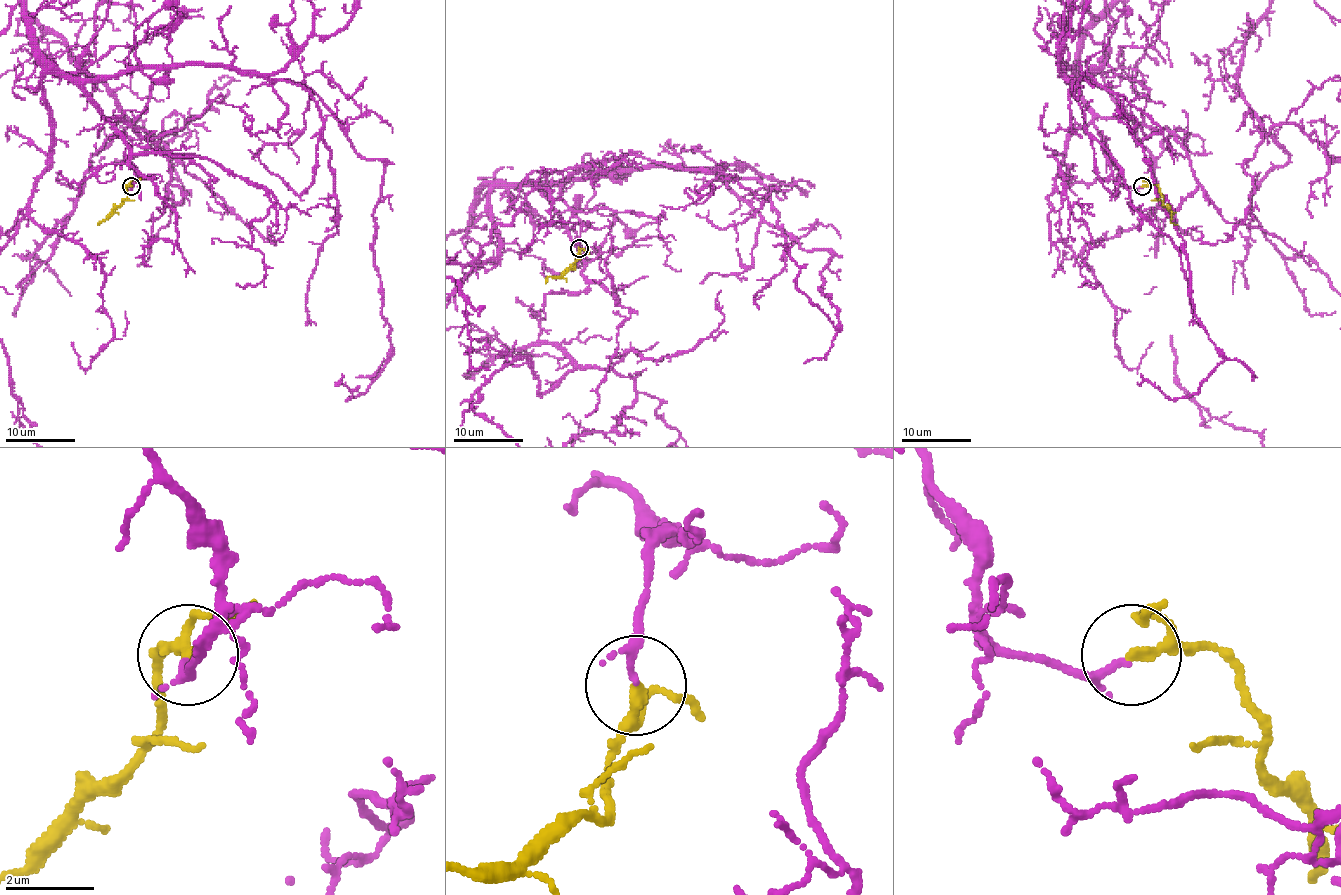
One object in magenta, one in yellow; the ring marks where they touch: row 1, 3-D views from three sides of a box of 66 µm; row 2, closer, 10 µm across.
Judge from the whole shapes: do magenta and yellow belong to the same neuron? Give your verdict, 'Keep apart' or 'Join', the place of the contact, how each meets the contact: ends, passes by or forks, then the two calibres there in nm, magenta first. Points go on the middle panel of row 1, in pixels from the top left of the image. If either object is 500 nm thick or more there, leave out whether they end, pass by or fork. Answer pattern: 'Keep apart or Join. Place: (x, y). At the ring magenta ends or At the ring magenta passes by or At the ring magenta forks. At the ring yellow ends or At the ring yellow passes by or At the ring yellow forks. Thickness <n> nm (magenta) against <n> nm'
Join. Place: (579, 248). At the ring magenta passes by. At the ring yellow passes by. Thickness 120 nm (magenta) against 180 nm

